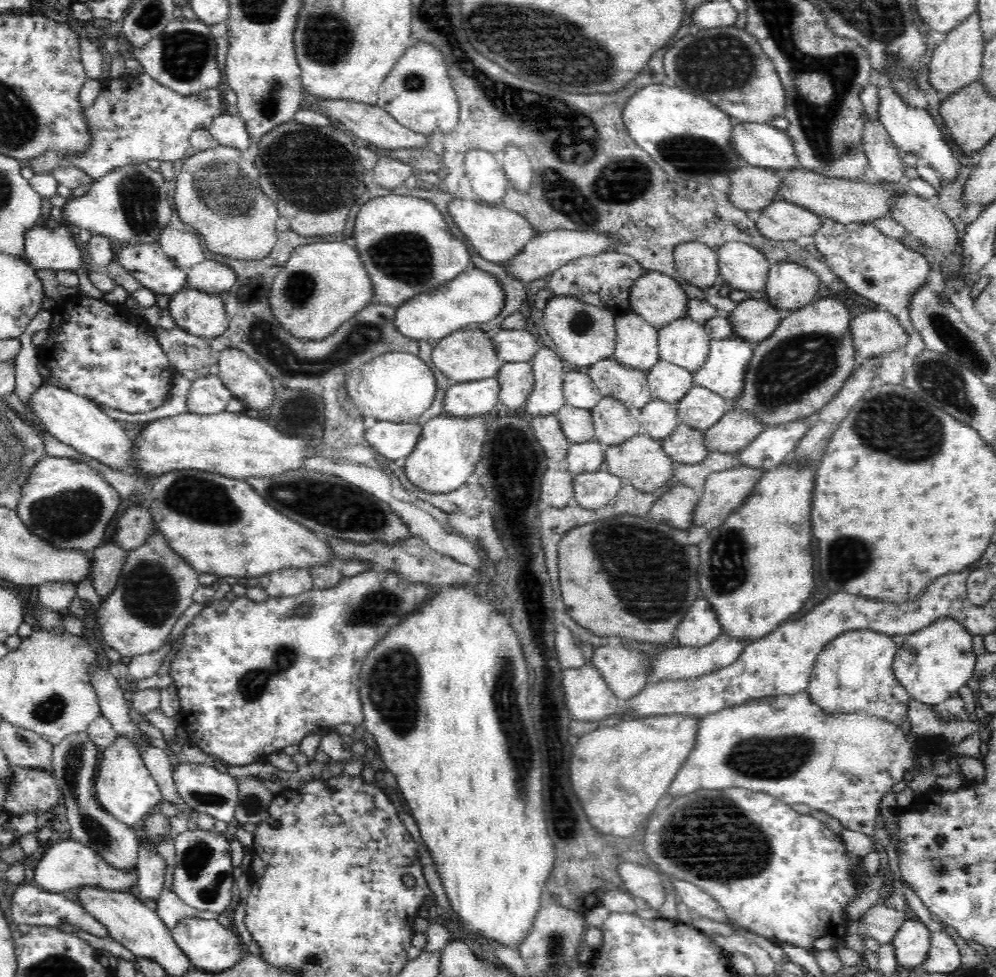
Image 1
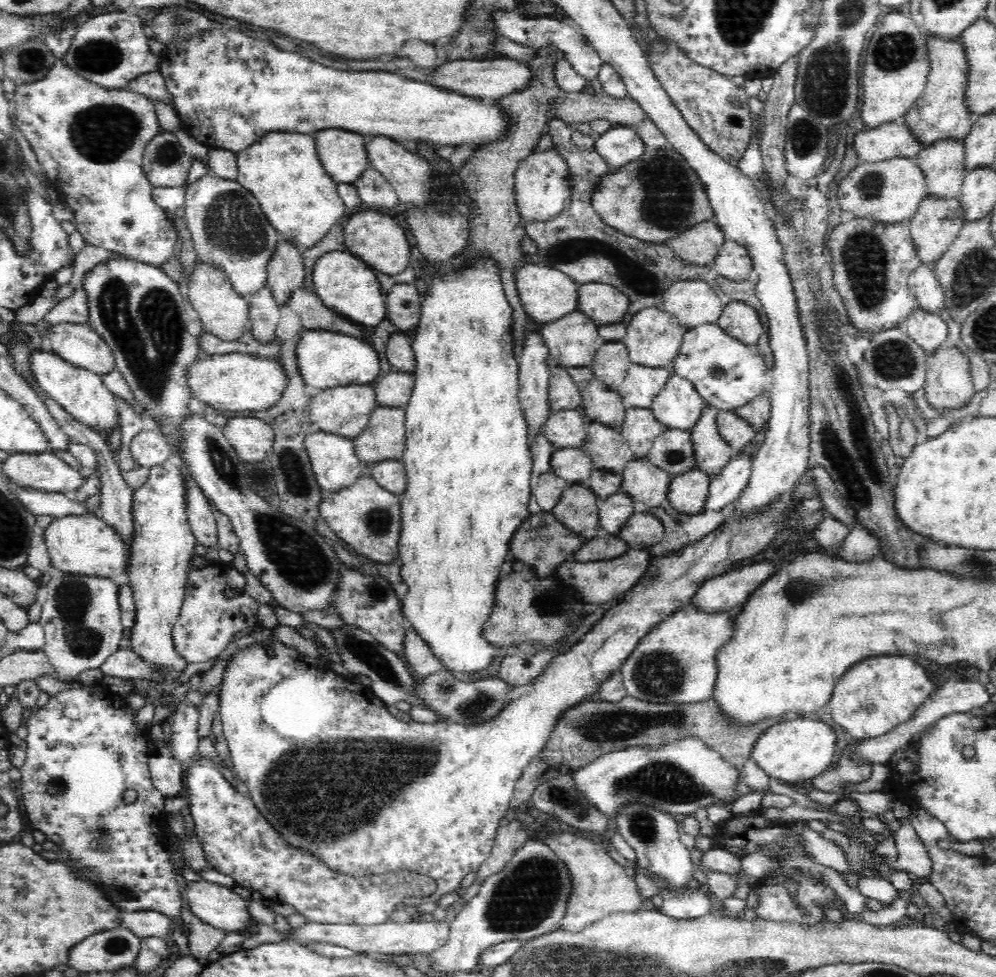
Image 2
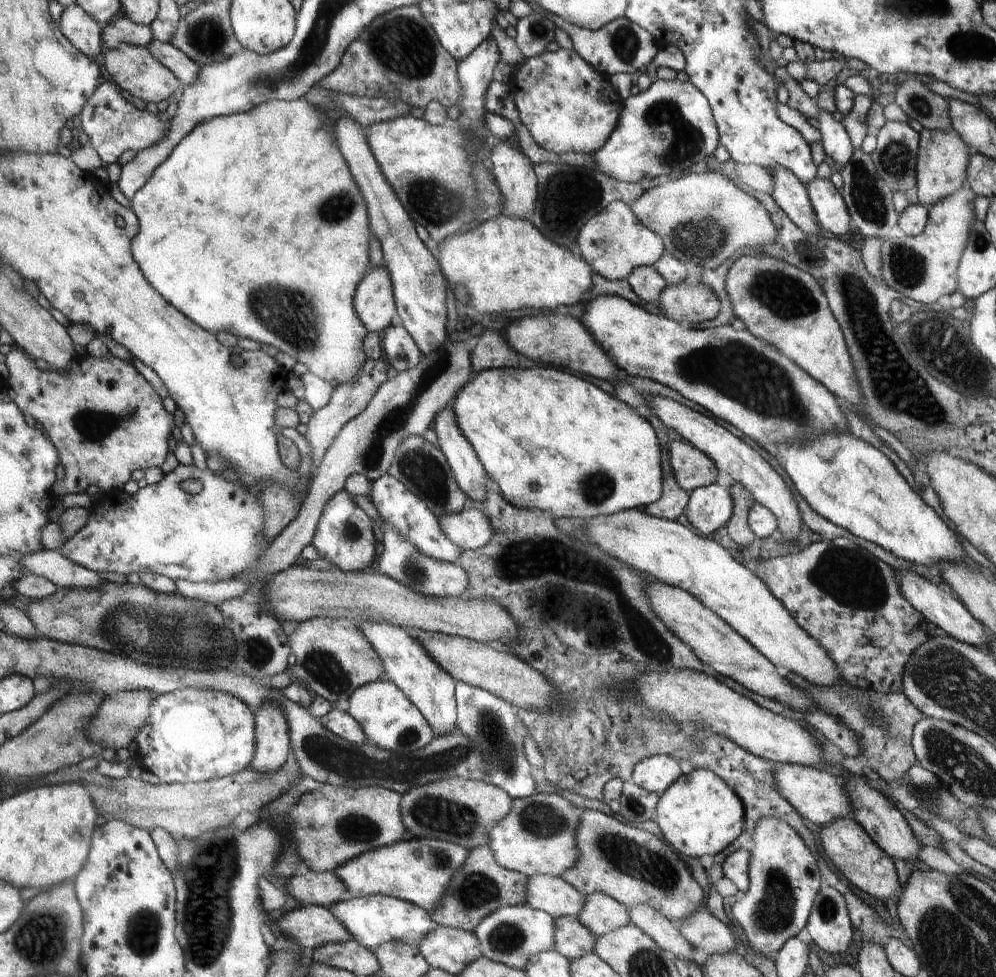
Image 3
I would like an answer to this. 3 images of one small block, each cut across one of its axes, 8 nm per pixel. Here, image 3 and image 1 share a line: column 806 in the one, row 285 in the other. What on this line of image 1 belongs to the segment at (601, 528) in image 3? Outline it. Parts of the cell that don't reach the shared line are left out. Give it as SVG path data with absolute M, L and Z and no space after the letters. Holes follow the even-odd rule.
M647 271L635 280L628 293L634 313L644 317L657 329L670 321L688 317L688 295L671 276Z

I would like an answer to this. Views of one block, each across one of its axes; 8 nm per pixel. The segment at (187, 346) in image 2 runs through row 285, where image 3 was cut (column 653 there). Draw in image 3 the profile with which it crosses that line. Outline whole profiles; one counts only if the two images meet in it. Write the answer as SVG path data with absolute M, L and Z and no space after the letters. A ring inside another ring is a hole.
M658 79L644 92L630 95L622 102L619 124L607 144L590 154L593 164L589 168L622 182L684 174L694 162L713 156L718 146L717 123L712 111L706 95L689 80Z

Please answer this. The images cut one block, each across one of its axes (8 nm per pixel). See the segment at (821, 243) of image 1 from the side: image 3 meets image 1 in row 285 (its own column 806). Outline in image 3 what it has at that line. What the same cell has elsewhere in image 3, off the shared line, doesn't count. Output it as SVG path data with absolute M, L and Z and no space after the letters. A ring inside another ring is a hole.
M778 818L760 820L748 849L751 855L750 888L732 906L732 916L745 931L752 949L776 960L780 949L810 920L815 898L822 888L820 860L799 831Z

